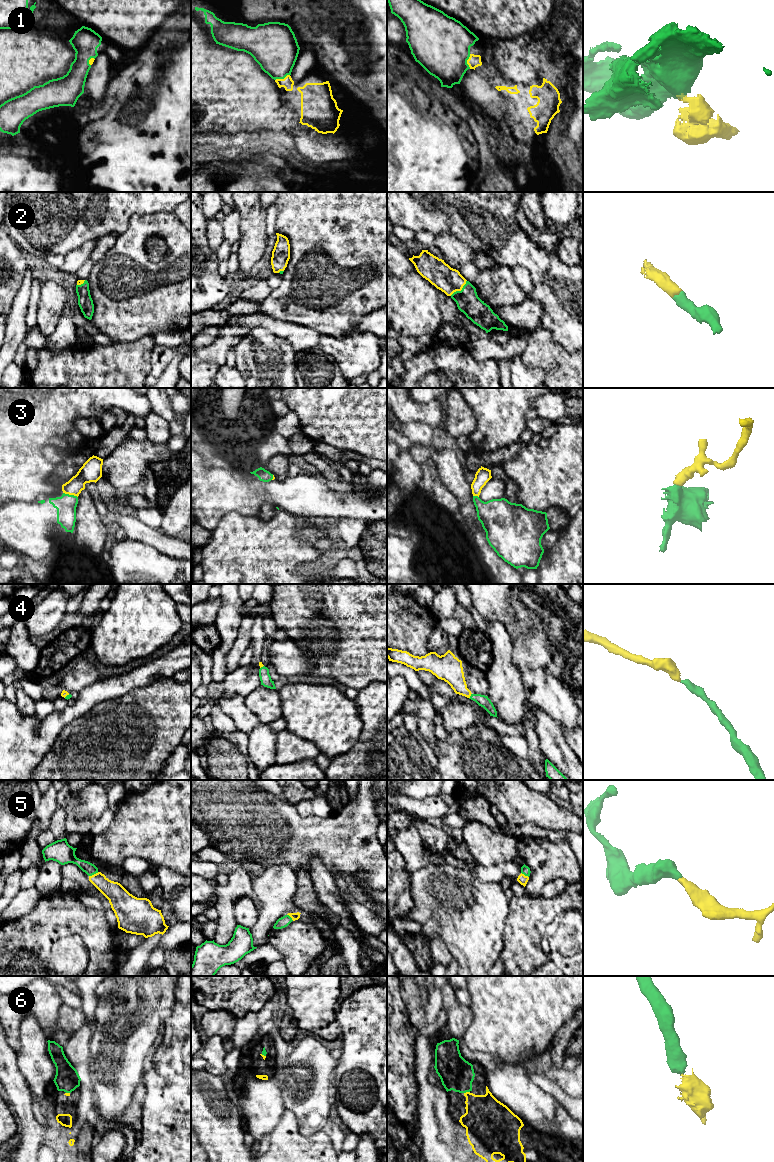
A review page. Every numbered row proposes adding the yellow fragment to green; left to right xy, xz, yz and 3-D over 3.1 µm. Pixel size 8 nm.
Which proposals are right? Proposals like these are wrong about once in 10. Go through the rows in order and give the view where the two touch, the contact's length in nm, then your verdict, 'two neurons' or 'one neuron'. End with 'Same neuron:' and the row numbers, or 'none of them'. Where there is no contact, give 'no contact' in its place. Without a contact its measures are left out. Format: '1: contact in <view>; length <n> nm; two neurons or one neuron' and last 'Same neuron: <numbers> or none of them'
1: contact in xz; length 130 nm; one neuron
2: contact in yz; length 180 nm; one neuron
3: contact in xy; length 130 nm; one neuron
4: contact in yz; length 50 nm; one neuron
5: contact in xy; length 90 nm; one neuron
6: contact in yz; length 50 nm; one neuron
Same neuron: 1, 2, 3, 4, 5, 6

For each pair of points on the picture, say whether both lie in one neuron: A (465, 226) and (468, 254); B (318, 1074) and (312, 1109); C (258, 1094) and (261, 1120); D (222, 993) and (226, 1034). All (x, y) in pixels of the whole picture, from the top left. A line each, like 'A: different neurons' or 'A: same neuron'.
A: different neurons
B: same neuron
C: same neuron
D: different neurons

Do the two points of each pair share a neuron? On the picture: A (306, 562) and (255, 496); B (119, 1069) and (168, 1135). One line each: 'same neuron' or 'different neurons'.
A: different neurons
B: different neurons

